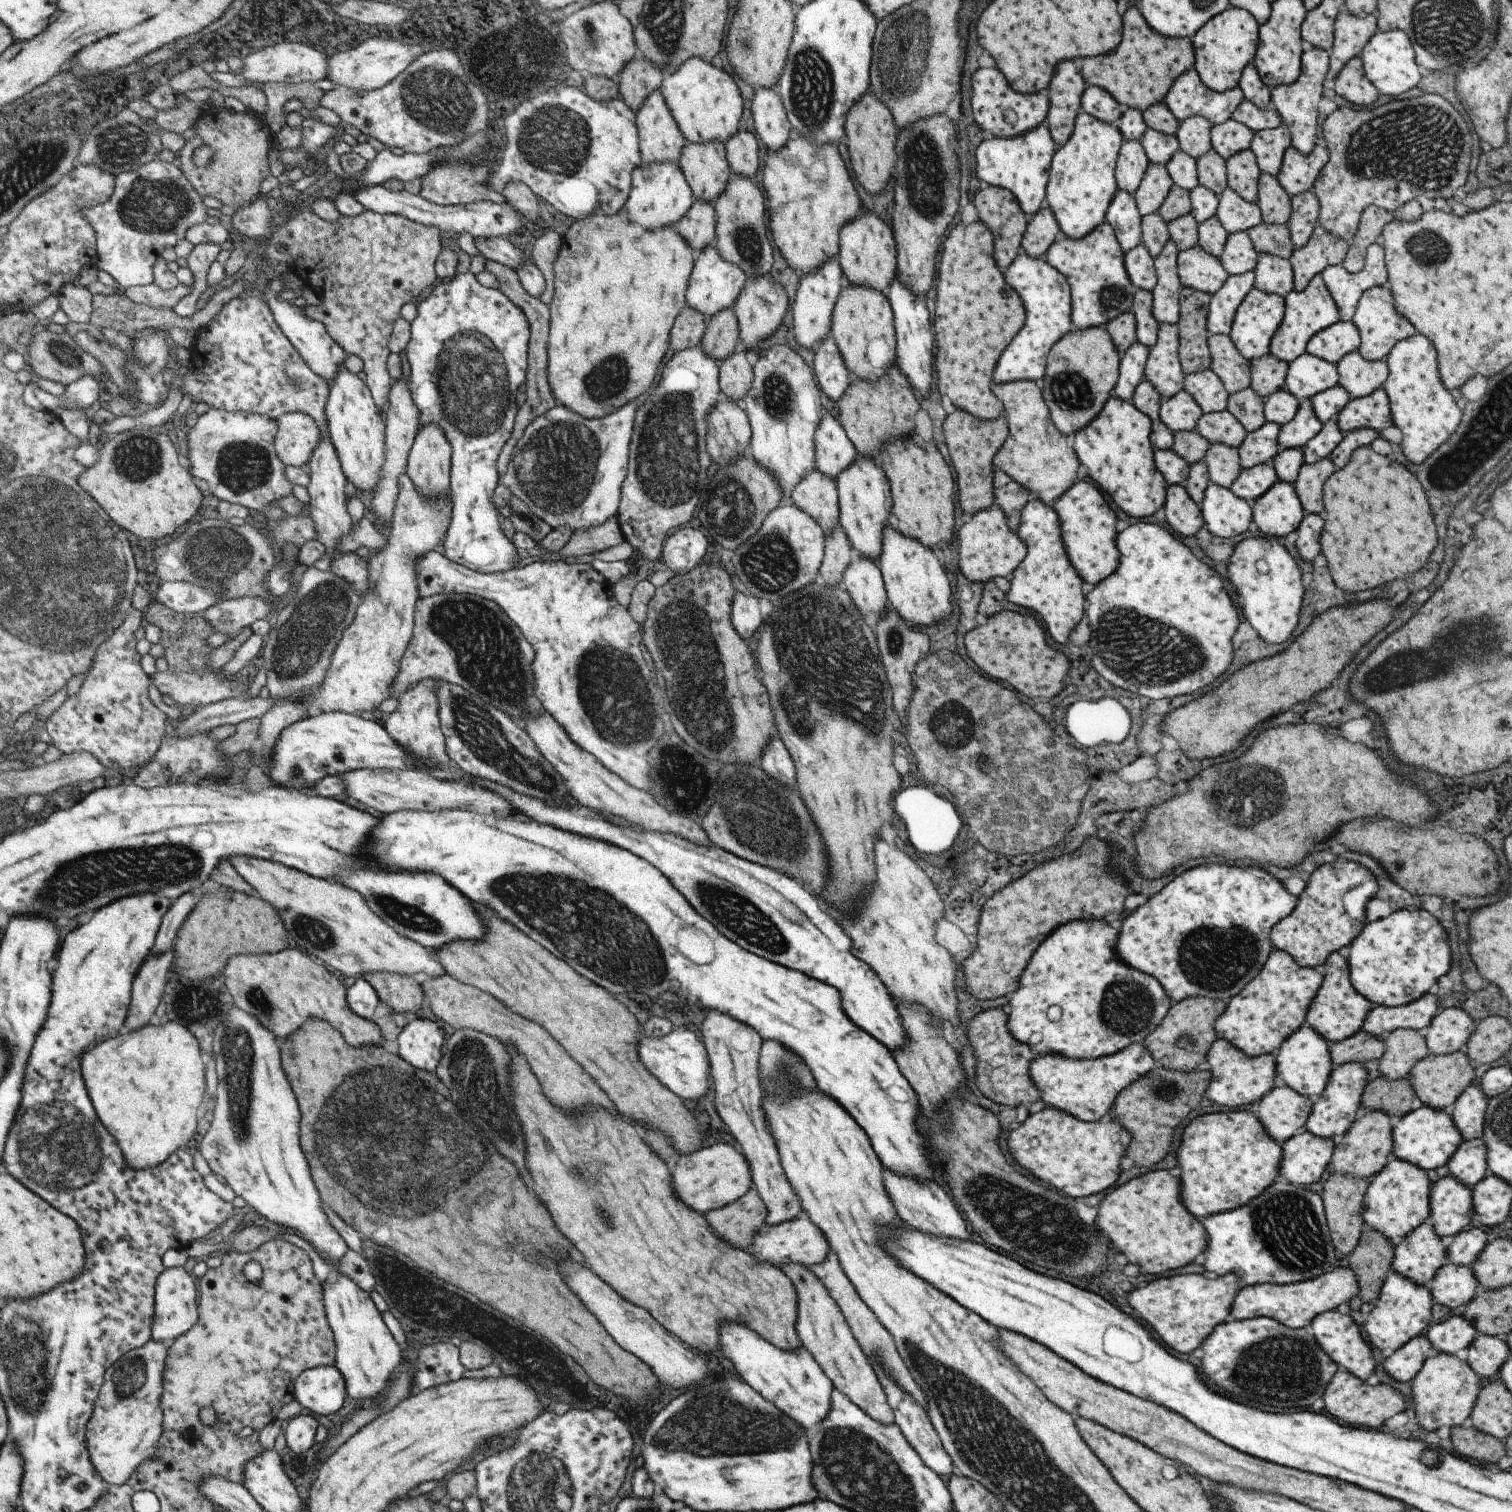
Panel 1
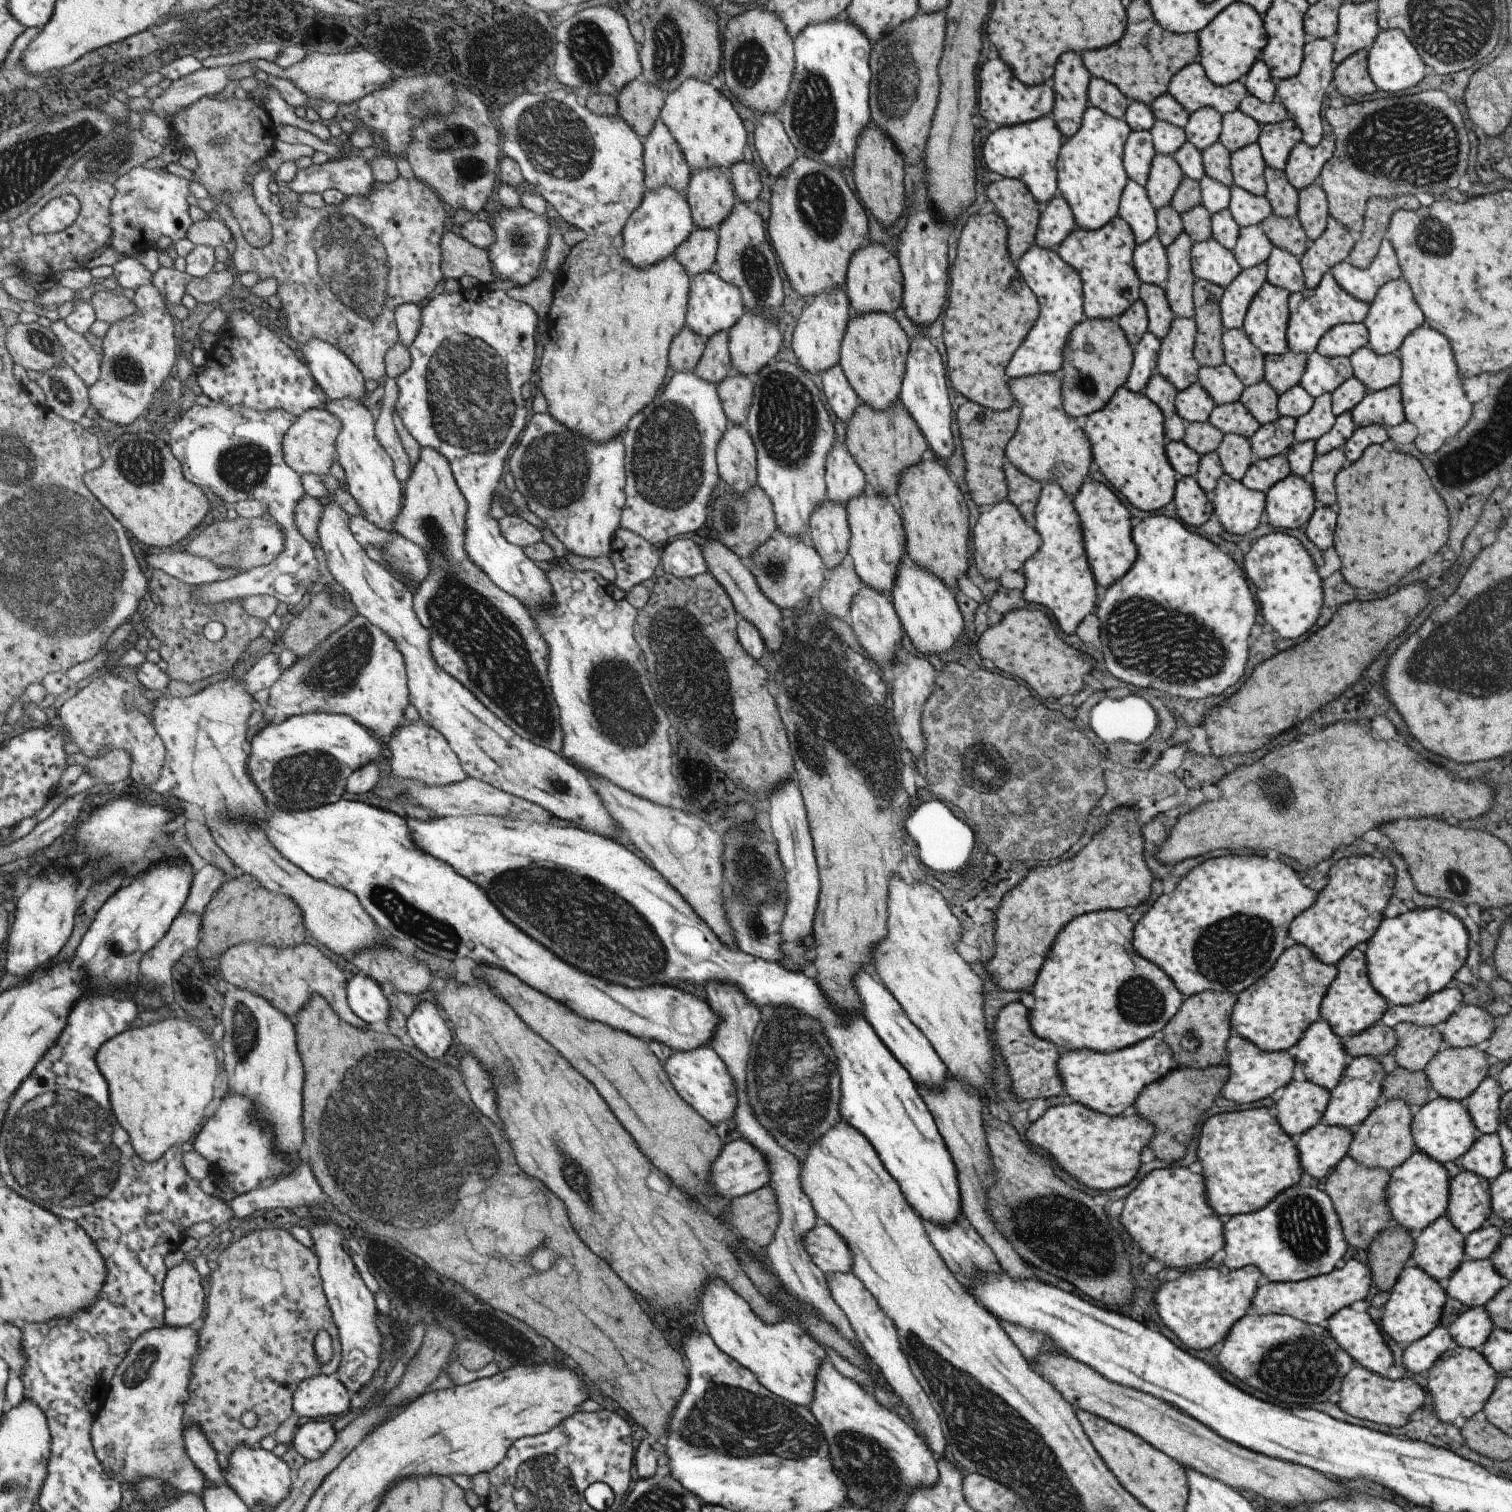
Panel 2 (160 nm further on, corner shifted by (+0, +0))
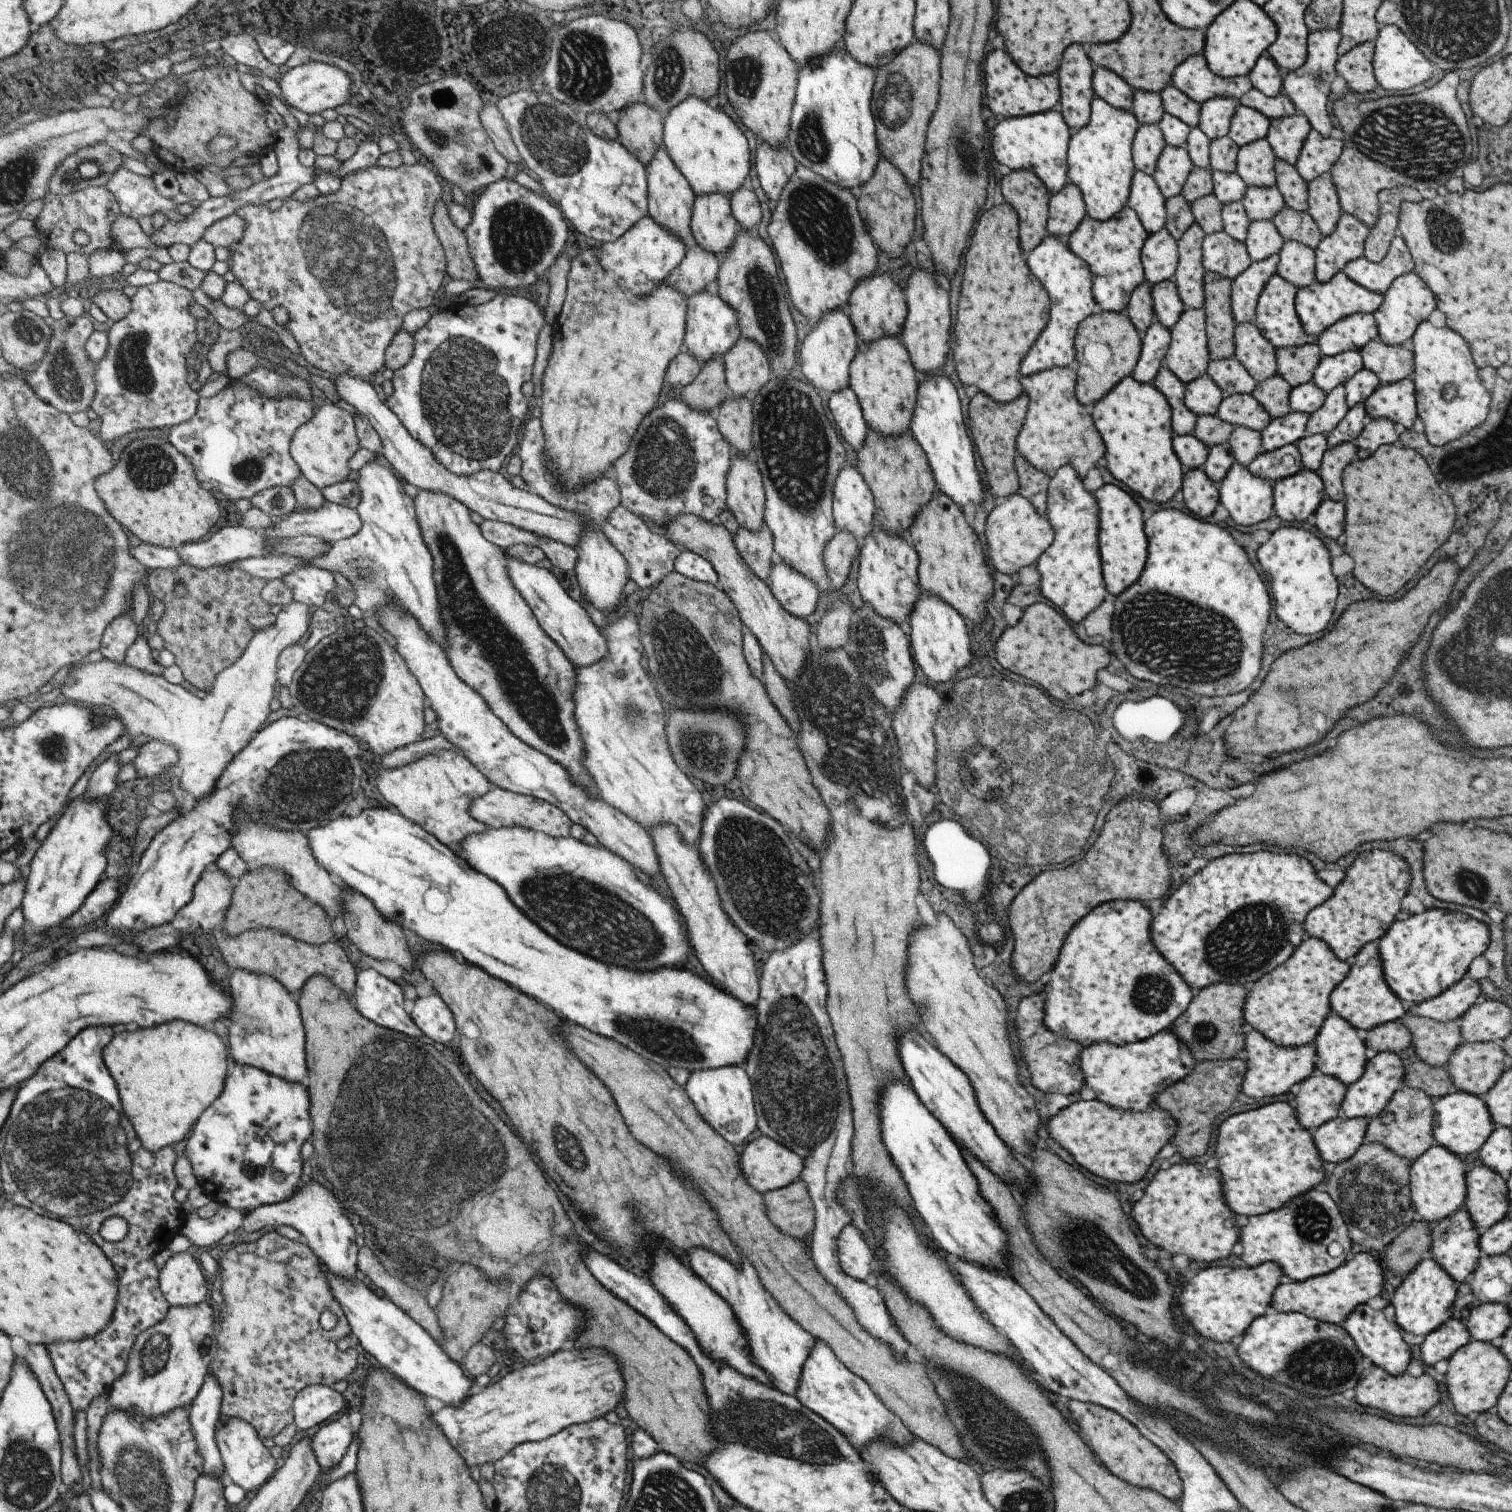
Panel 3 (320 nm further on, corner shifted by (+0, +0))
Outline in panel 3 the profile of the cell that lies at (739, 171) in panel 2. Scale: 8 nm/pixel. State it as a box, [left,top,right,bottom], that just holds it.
[728,187,761,233]

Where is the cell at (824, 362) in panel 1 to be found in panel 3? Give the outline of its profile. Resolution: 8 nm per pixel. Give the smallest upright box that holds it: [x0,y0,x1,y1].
[827,387,868,452]

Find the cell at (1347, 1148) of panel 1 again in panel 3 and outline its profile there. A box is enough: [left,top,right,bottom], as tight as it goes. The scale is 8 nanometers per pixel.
[1364,1082,1435,1161]

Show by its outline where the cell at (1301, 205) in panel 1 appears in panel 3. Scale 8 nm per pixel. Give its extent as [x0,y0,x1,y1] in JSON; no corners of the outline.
[1307,178,1342,236]

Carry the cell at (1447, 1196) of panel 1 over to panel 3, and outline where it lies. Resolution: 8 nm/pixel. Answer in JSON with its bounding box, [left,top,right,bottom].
[1463,1165,1509,1234]

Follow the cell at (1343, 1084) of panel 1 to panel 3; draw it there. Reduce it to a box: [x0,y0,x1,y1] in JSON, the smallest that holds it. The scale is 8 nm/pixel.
[1340,1051,1404,1119]

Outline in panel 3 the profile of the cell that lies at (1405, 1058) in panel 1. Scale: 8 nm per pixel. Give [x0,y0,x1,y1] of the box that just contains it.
[1402,1017,1463,1067]

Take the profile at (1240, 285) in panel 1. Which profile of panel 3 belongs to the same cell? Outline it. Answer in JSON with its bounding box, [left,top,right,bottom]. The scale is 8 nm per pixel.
[1230,253,1278,324]

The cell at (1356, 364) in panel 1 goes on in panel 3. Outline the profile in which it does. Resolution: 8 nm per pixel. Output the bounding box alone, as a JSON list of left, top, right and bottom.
[1359,338,1413,386]

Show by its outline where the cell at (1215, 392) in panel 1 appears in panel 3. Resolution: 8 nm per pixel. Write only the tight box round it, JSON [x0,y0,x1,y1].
[1205,357,1256,396]

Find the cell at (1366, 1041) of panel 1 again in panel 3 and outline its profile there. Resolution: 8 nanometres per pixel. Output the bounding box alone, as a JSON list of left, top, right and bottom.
[1361,1019,1412,1053]

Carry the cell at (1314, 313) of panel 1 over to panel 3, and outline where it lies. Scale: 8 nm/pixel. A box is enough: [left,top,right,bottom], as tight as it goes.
[1294,271,1383,338]

